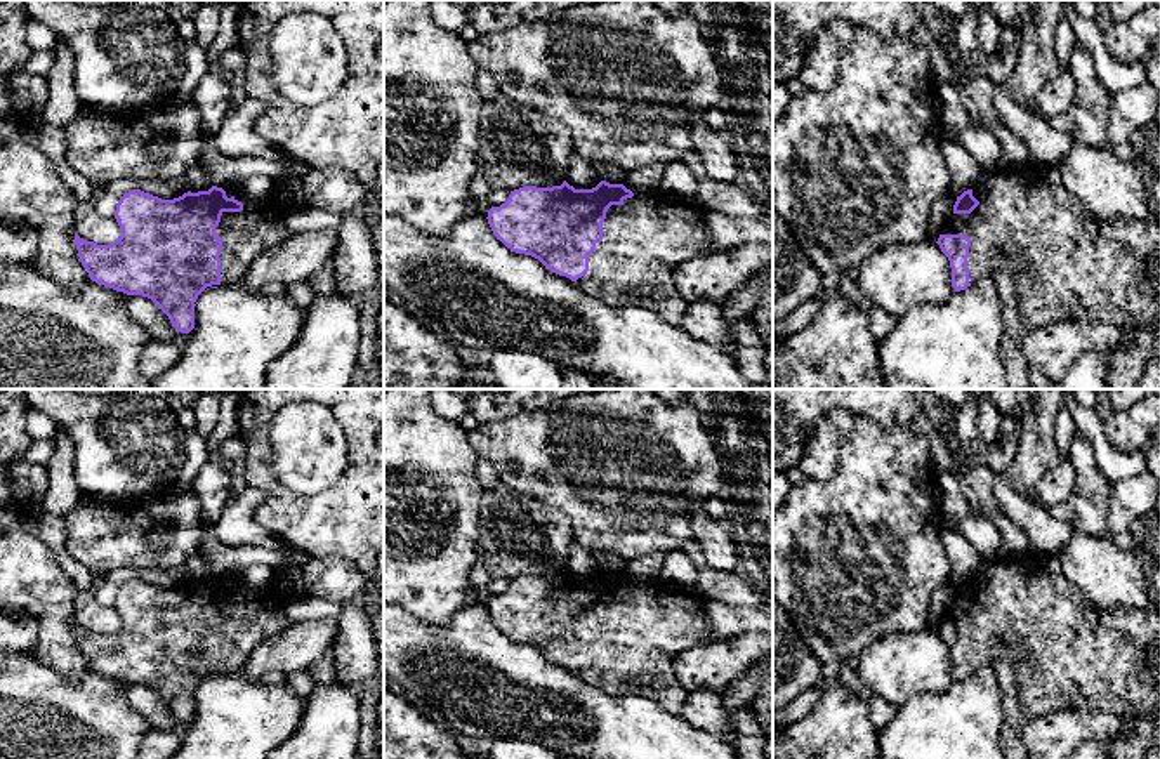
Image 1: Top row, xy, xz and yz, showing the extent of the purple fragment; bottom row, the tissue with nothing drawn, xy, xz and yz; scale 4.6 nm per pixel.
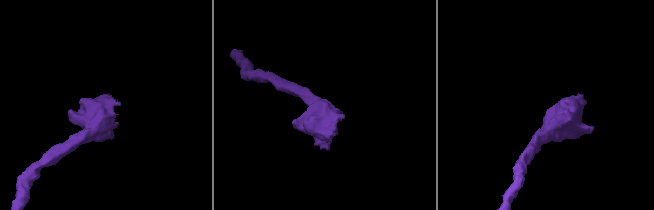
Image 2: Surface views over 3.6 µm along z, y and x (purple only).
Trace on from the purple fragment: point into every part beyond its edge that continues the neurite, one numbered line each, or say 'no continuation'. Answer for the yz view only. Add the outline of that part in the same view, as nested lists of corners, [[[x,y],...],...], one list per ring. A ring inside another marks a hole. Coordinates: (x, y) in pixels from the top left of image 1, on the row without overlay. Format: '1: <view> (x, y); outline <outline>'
1: yz (1068, 653); outline [[[1028,552],[1016,559],[1000,556],[972,577],[979,594],[971,603],[950,603],[941,624],[964,624],[971,629],[969,672],[976,674],[995,660],[1011,658],[1016,665],[1016,688],[1030,719],[1058,710],[1089,707],[1120,717],[1153,717],[1160,723],[1160,608],[1096,608],[1063,575],[1058,556]]]

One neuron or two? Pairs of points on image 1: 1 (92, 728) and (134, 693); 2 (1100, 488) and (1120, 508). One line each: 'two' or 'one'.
1: two
2: two

